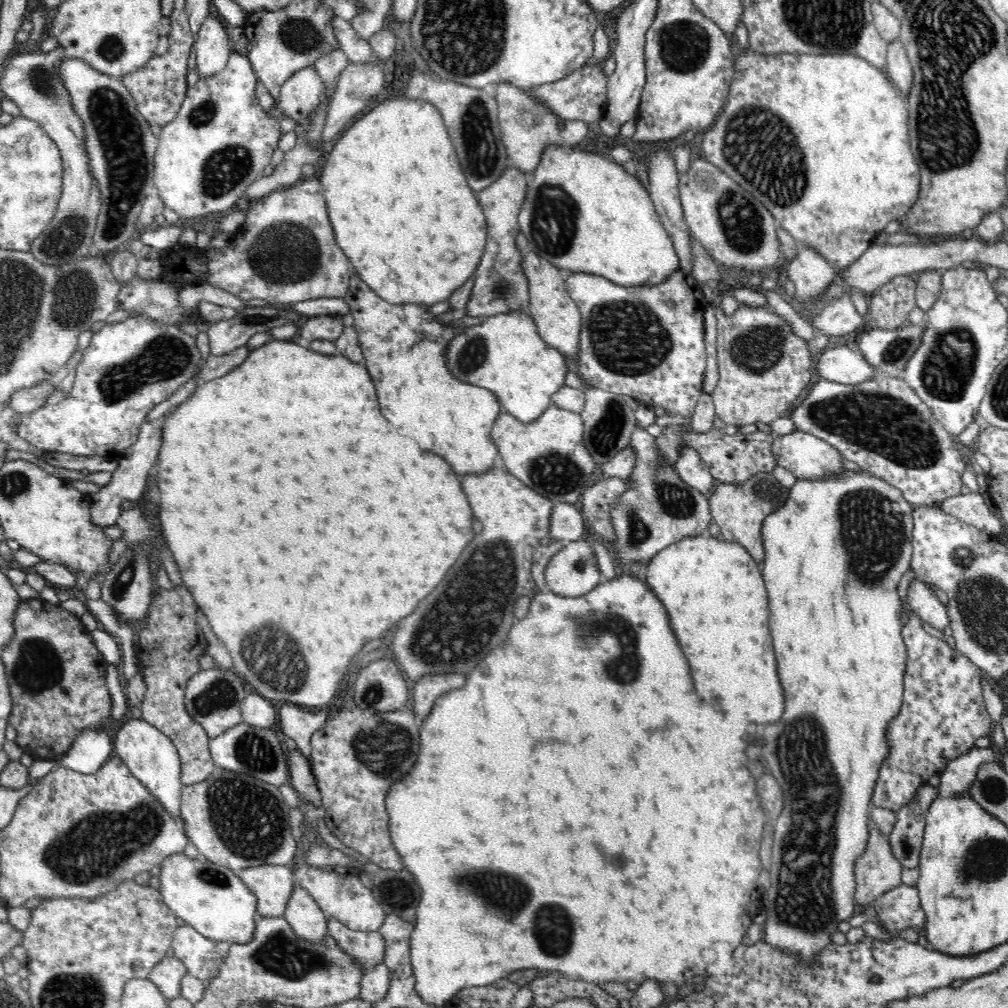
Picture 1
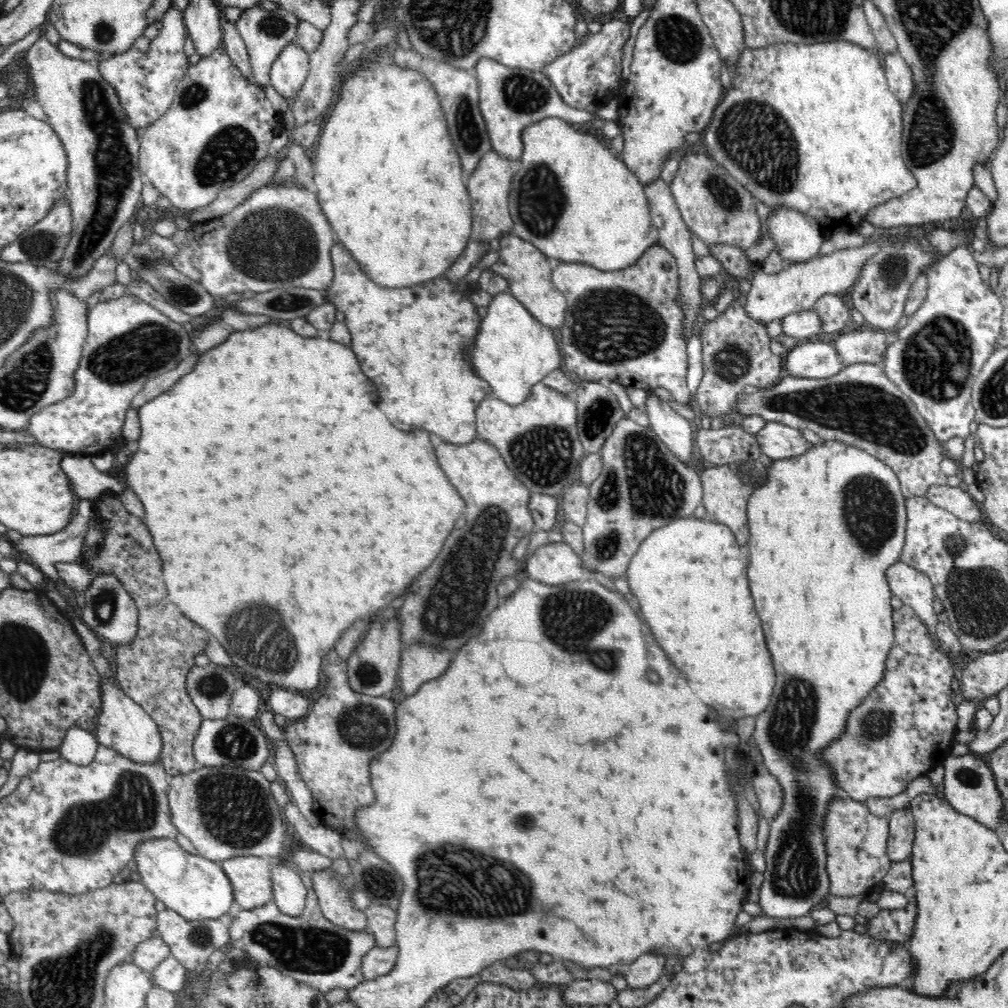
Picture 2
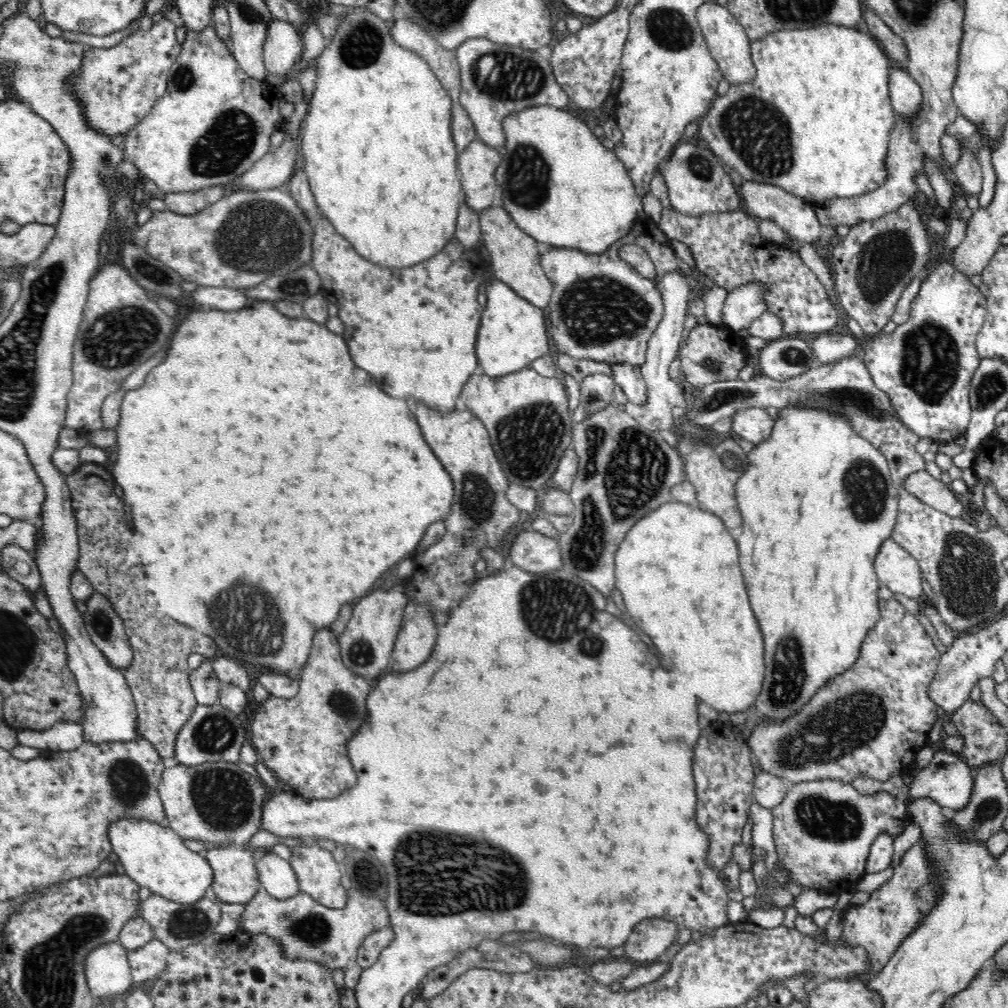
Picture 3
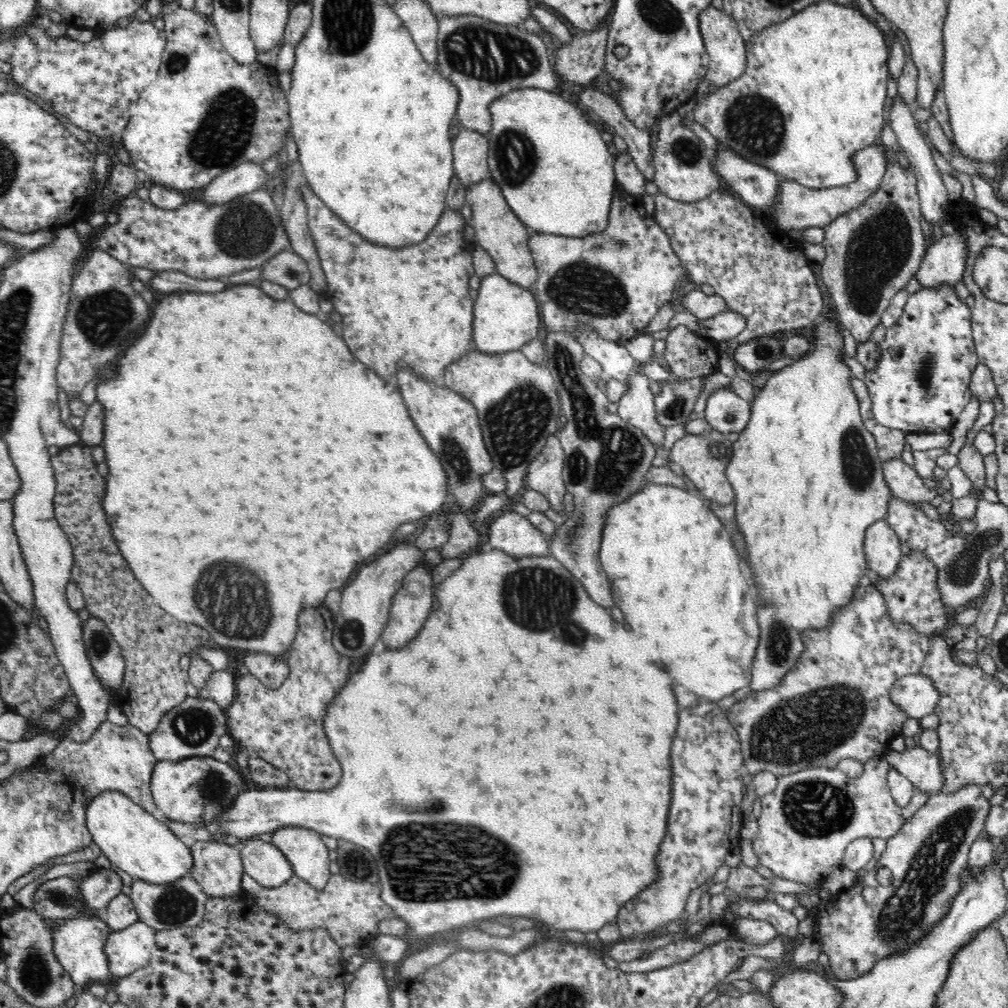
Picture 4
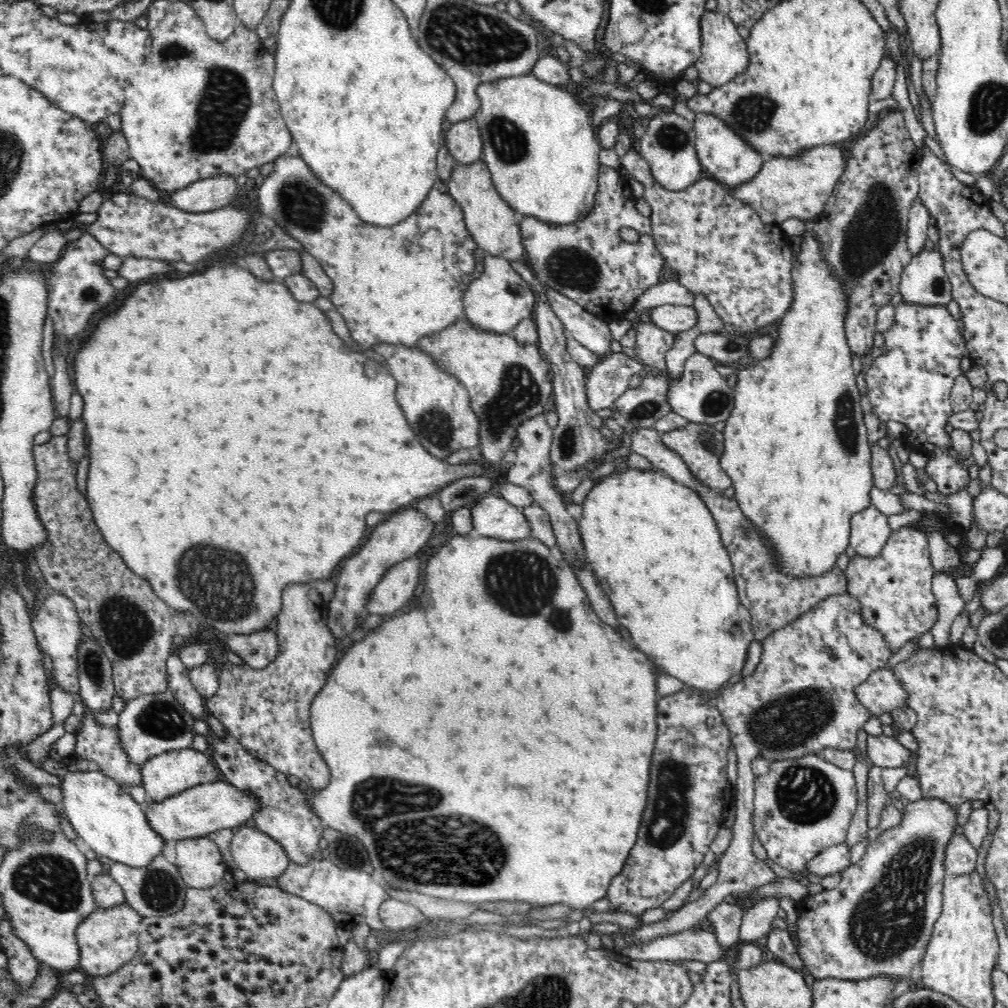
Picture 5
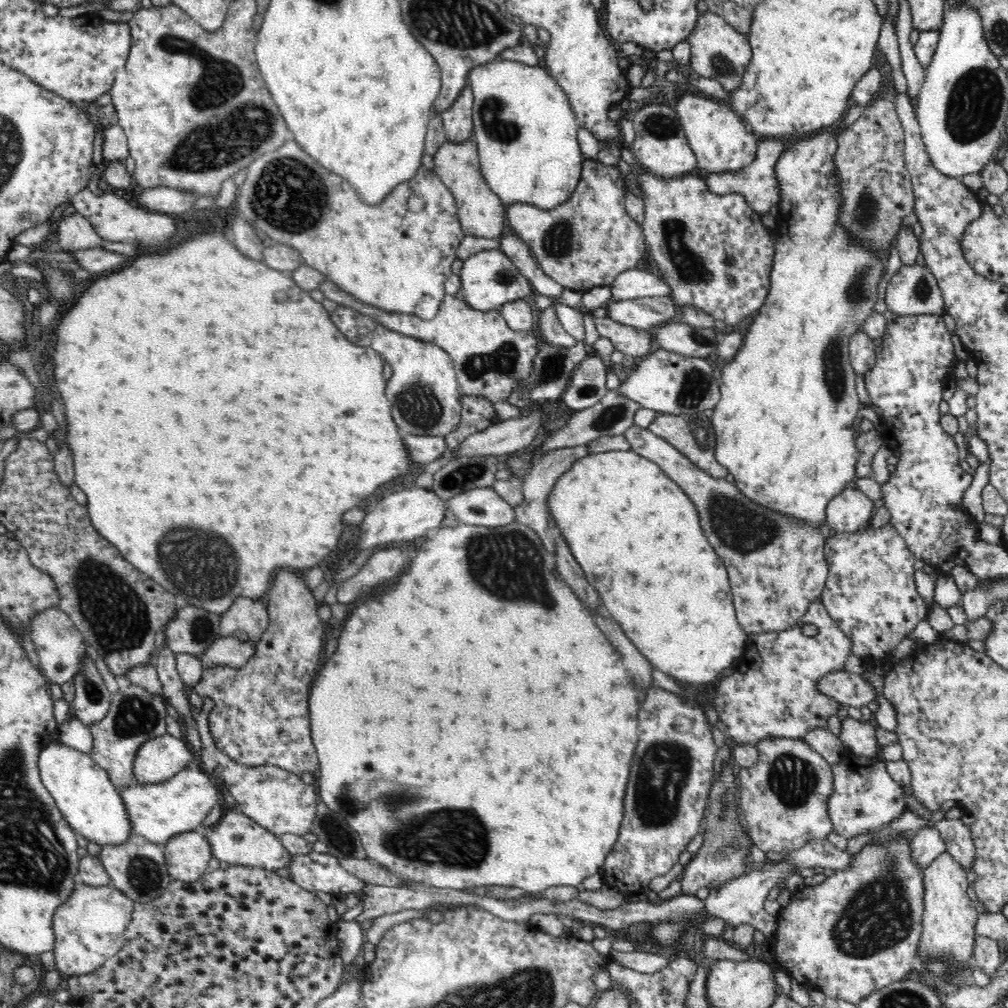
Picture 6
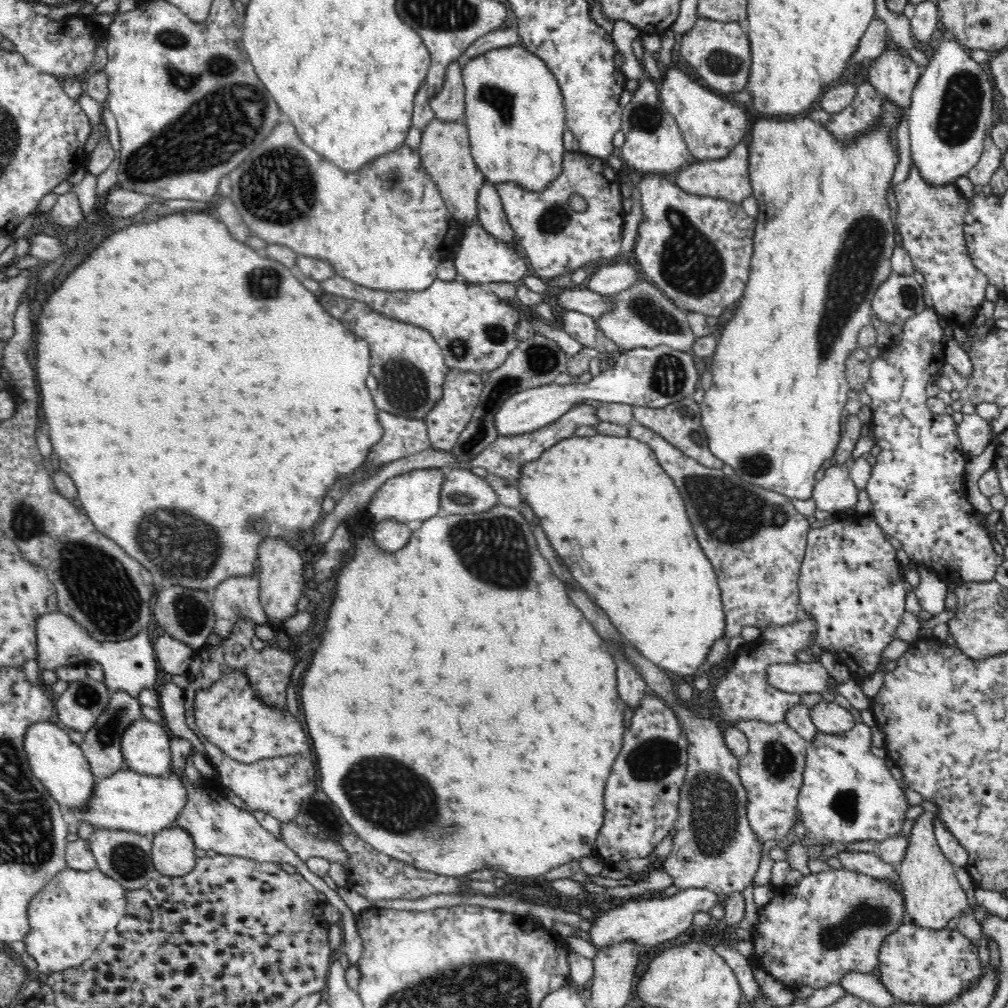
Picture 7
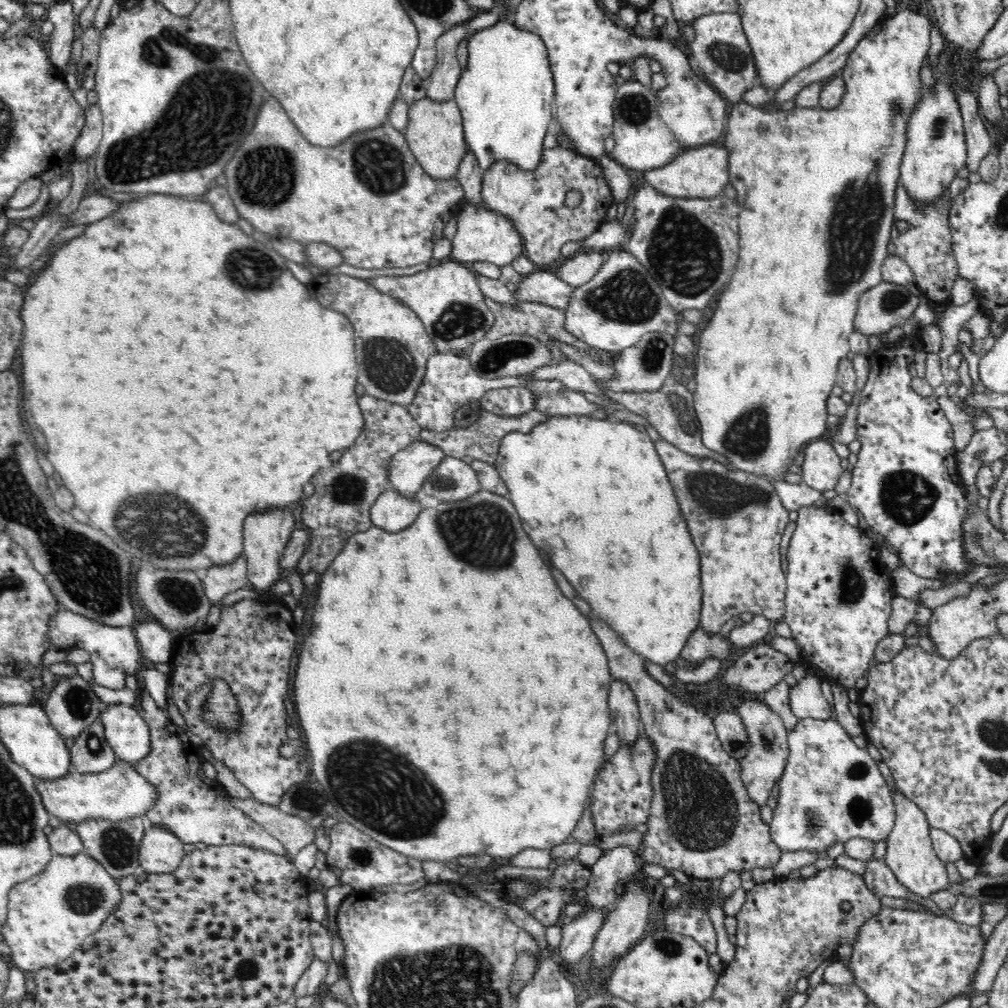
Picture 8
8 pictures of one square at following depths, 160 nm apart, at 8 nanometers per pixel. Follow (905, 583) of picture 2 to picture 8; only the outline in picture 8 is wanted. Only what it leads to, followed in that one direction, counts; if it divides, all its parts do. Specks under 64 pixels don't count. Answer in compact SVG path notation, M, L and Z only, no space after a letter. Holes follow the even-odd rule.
M830 438L814 440L804 446L803 482L818 492L834 490L838 478L846 475L842 460L832 447Z

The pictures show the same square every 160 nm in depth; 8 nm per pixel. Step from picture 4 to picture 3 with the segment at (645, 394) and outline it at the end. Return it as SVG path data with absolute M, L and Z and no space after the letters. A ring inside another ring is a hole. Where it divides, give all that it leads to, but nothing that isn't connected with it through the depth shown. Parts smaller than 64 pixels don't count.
M672 272L664 275L658 280L657 287L663 300L663 316L658 324L658 328L648 340L648 350L646 350L646 360L640 366L642 377L646 381L646 389L648 389L648 401L644 405L638 405L626 402L622 408L626 414L633 420L636 420L642 427L652 430L653 432L668 430L673 425L674 418L672 416L673 408L684 409L687 406L686 394L688 387L682 381L676 381L670 377L668 368L670 363L678 357L678 350L682 344L682 336L684 336L684 324L686 324L686 312L688 312L688 304L692 300L690 294L690 282L693 277L686 276L682 272Z

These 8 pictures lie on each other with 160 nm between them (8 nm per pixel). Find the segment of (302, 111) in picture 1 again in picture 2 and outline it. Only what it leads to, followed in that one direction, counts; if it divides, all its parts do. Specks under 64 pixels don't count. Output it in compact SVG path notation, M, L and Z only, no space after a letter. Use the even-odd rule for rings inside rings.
M296 41L280 54L270 68L271 85L288 102L300 92L302 82L308 76L309 54Z

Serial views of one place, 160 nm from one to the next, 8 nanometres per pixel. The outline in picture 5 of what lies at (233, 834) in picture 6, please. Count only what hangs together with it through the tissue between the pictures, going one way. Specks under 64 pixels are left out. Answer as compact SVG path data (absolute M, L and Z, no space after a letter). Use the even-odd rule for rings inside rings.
M246 825L234 829L233 833L230 855L248 879L271 881L286 871L289 856L271 836Z

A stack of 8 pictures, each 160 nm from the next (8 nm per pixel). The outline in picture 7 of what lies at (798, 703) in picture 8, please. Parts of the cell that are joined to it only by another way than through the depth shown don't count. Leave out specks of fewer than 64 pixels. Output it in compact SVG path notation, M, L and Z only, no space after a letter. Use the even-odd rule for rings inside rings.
M823 699L812 710L810 717L818 730L826 734L842 734L848 732L854 724L859 722L855 712L851 712L836 702L828 702Z

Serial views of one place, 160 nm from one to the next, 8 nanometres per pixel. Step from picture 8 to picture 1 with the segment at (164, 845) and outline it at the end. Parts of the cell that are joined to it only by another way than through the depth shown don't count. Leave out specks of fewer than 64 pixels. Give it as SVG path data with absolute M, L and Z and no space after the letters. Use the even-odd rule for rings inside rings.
M264 864L250 866L236 872L244 885L256 895L259 917L284 917L293 891L295 878L293 868Z

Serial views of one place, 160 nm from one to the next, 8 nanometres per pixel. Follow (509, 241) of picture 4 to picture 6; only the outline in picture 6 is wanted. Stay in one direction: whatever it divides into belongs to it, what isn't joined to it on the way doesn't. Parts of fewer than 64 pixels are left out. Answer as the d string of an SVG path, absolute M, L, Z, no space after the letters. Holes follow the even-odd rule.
M446 140L438 152L434 154L435 173L444 183L445 188L454 196L458 207L458 219L465 235L478 236L478 238L492 238L498 240L504 234L504 220L506 220L506 208L501 198L488 186L483 177L477 146L474 140L464 142L450 142Z

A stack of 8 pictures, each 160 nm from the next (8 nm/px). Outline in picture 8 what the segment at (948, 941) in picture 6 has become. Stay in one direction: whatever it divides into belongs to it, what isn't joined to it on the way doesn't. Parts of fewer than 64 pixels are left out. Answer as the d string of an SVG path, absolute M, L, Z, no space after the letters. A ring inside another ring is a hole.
M899 791L892 793L894 805L896 805L896 820L892 832L884 838L887 840L887 851L884 860L891 868L892 873L904 887L910 890L912 895L920 896L920 899L931 899L933 893L948 891L951 882L946 872L946 864L936 855L930 838L930 825L924 811L914 804L909 798Z

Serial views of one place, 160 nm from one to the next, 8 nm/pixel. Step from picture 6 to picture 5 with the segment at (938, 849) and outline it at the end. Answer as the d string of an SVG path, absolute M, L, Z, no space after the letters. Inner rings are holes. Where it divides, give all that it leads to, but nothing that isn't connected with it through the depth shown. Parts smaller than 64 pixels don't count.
M962 833L952 834L946 854L944 854L944 867L947 874L968 875L976 871L978 851L976 847Z

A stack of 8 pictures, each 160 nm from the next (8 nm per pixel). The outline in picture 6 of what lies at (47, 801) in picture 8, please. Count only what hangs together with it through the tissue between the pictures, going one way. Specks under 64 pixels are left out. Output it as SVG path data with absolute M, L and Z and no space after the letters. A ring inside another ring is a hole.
M188 766L188 768L180 770L176 776L172 776L166 782L160 782L160 784L137 783L124 788L124 790L118 790L118 793L120 793L120 797L124 800L126 813L128 813L130 821L132 821L132 832L159 845L166 843L166 840L170 840L172 836L182 834L182 832L192 832L202 826L204 820L206 820L206 816L208 816L208 812L214 806L220 806L223 811L226 809L226 804L223 802L223 798L219 792L217 781L198 771L196 766Z

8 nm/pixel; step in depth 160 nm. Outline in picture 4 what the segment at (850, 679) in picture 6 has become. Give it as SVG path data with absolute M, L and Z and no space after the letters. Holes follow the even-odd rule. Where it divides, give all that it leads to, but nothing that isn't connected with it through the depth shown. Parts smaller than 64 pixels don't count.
M908 675L898 677L894 688L890 690L890 699L908 716L919 719L934 714L940 691L926 675Z

